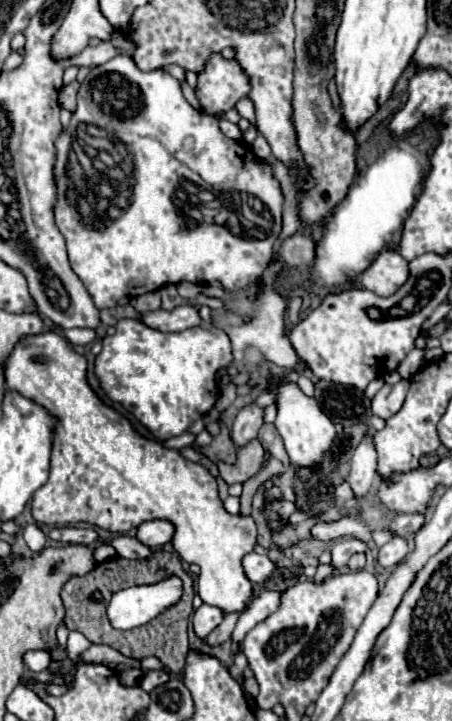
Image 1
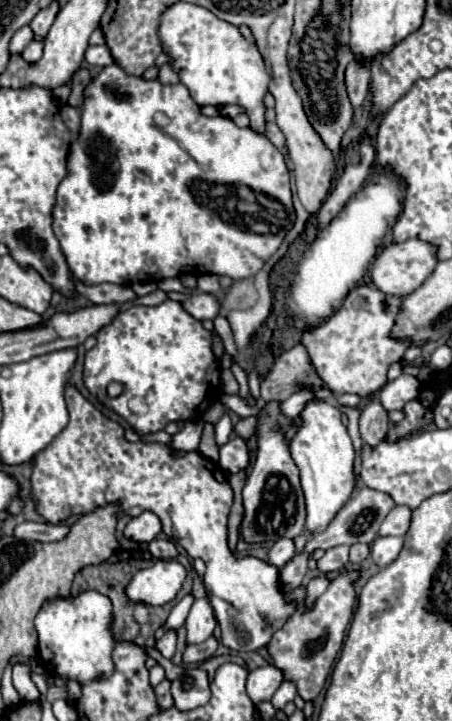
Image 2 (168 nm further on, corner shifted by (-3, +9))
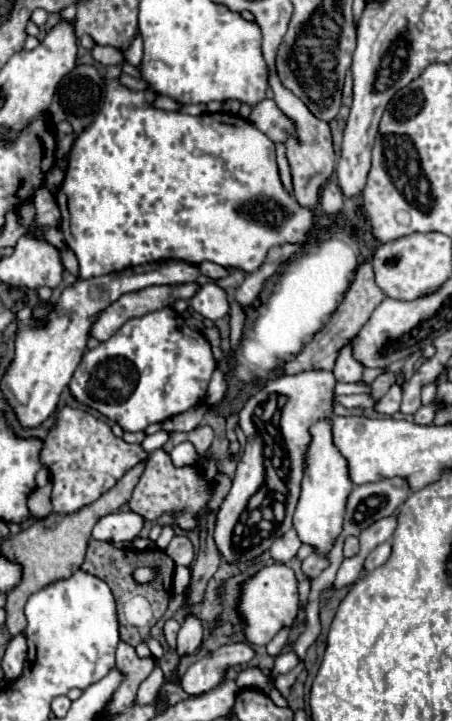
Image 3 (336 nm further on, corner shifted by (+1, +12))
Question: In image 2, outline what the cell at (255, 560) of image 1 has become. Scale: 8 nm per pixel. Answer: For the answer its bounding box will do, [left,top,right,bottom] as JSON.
[269,539,295,567]

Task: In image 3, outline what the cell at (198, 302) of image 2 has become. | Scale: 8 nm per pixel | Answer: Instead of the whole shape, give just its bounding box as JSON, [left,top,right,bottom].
[189,282,229,320]

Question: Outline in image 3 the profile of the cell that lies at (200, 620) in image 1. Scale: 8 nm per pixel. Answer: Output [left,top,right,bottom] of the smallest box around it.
[177,614,203,656]

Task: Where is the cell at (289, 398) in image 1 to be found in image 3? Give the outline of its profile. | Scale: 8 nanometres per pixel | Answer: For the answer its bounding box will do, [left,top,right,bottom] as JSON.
[293,418,353,554]

